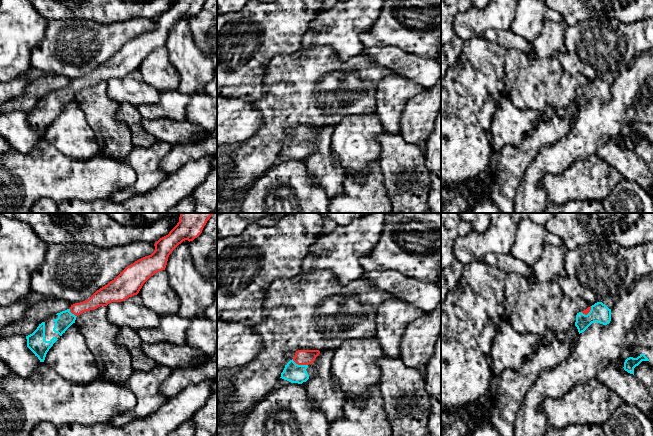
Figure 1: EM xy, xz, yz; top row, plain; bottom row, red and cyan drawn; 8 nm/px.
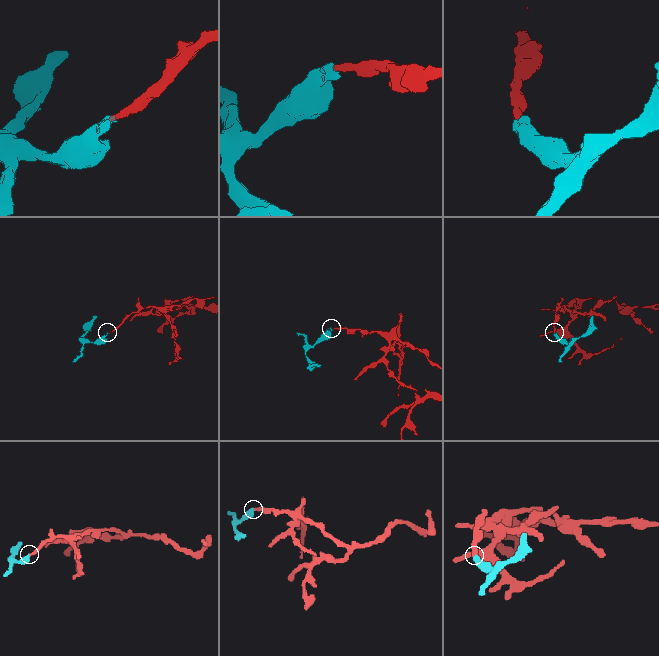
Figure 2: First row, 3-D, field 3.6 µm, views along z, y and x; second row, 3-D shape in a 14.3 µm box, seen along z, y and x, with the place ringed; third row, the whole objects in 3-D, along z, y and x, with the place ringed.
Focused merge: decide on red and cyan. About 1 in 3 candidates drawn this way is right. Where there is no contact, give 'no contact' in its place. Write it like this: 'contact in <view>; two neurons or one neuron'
contact in xz; one neuron

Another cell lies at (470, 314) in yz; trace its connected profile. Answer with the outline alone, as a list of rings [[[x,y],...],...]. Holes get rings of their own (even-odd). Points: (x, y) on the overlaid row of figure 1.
[[[481,261],[463,265],[458,285],[441,303],[441,412],[484,399],[488,393],[494,378],[492,342],[498,332],[498,326],[506,320],[503,304],[506,276],[507,273],[503,270]]]

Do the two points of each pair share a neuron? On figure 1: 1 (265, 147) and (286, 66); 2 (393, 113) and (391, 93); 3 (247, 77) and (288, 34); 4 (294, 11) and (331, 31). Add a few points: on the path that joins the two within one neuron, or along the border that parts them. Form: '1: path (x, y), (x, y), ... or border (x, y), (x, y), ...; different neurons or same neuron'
1: path (276, 127), (281, 111), (286, 105), (286, 86); same neuron
2: path (391, 108), (391, 98); same neuron
3: path (253, 65), (276, 42); same neuron
4: border (322, 10), (309, 23), (300, 41); different neurons

